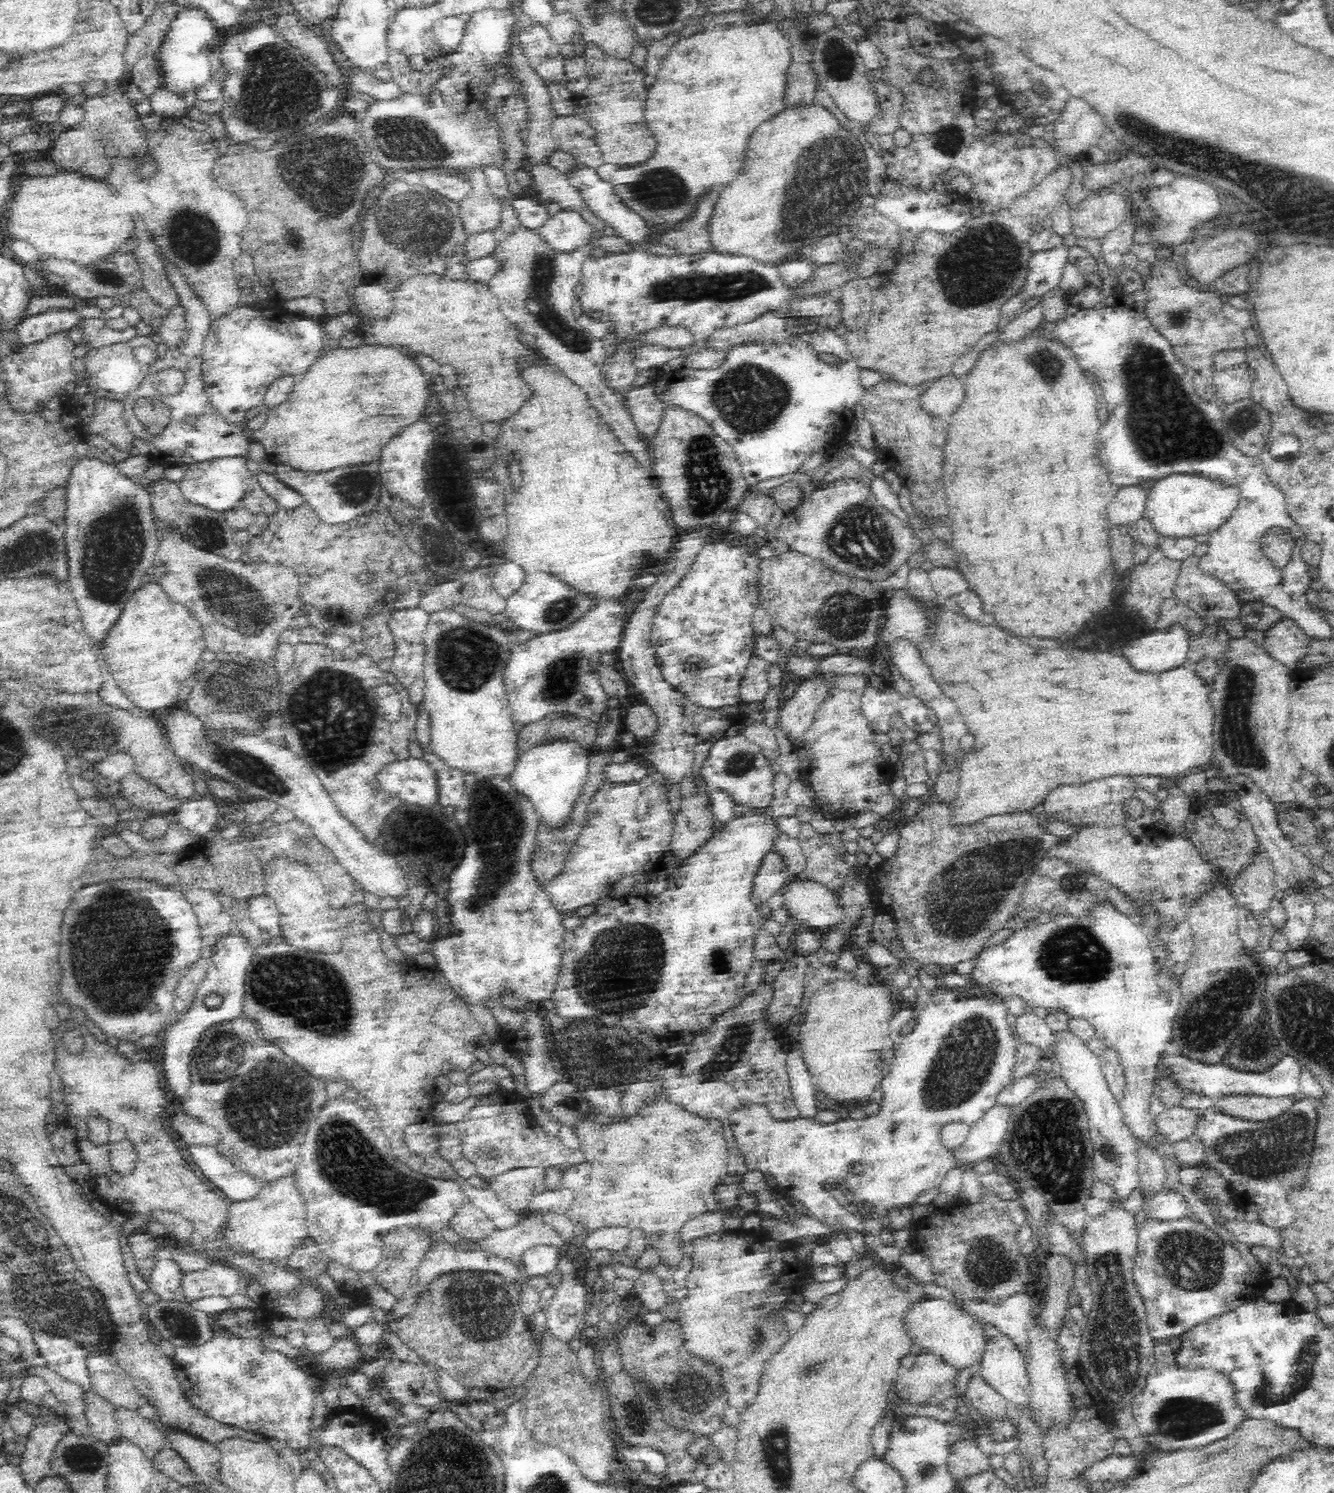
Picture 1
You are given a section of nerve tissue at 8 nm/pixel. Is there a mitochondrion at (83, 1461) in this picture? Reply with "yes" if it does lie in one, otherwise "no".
yes

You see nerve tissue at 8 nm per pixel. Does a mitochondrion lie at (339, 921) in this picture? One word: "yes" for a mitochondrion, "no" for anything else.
no

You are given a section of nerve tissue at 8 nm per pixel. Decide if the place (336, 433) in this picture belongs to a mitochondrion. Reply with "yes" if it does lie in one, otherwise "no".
no

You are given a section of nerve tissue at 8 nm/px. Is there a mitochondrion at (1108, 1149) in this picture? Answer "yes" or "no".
yes

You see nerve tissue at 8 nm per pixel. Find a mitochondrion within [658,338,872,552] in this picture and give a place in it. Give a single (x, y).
(750, 399)

